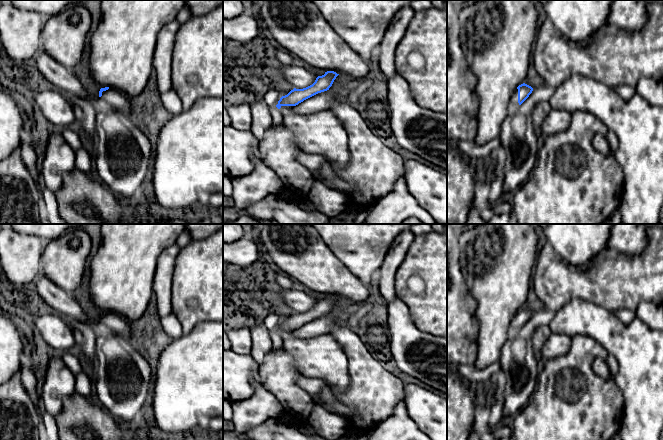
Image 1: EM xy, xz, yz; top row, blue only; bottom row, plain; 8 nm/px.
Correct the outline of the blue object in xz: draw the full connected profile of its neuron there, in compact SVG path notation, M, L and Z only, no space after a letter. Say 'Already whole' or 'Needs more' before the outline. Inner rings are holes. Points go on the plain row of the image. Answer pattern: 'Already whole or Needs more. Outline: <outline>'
Already whole. Outline: M327 295L324 299L318 300L312 309L303 313L294 312L280 322L276 331L280 333L282 330L296 330L318 317L329 314L338 299L334 295Z

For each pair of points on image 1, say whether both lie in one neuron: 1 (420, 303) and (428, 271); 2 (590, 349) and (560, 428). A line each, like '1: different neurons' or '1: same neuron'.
1: same neuron
2: same neuron

